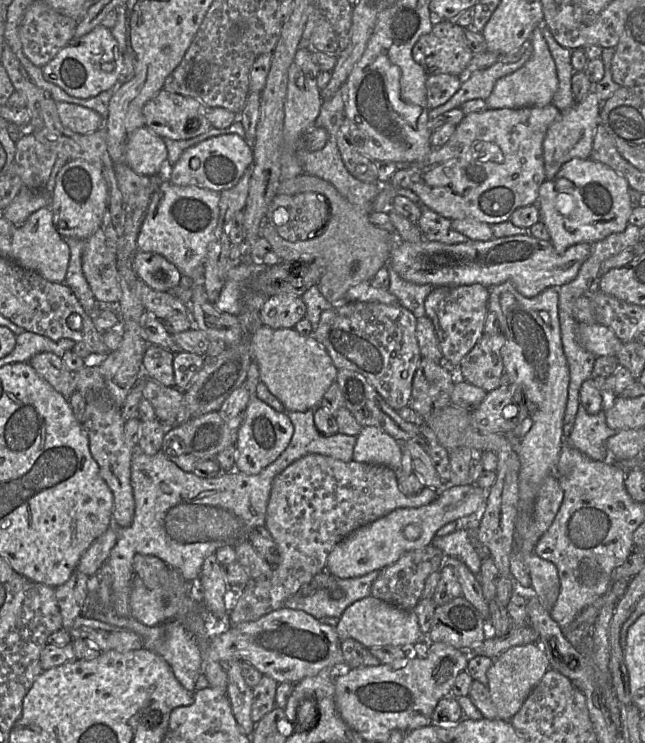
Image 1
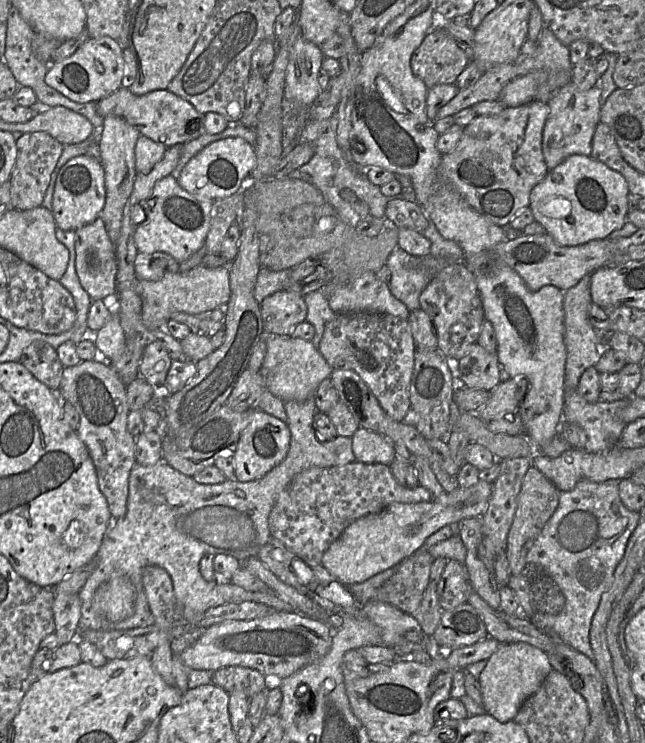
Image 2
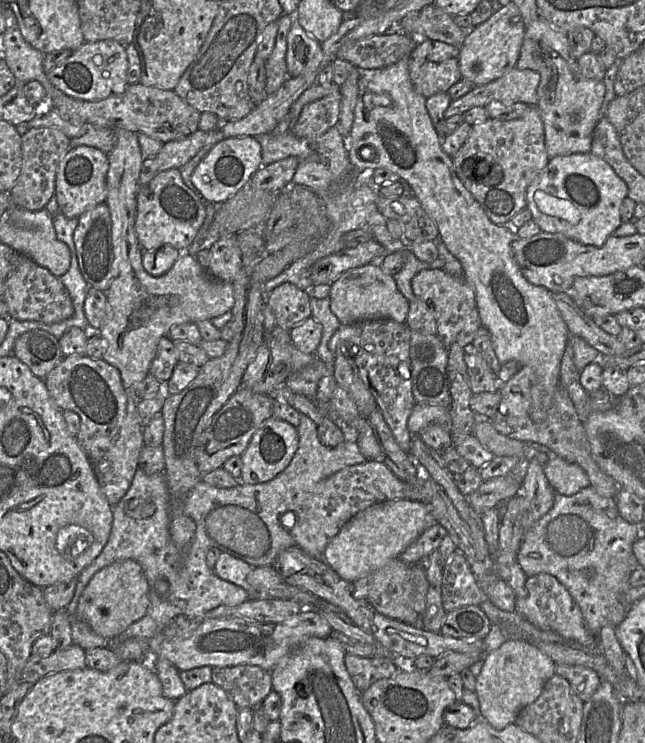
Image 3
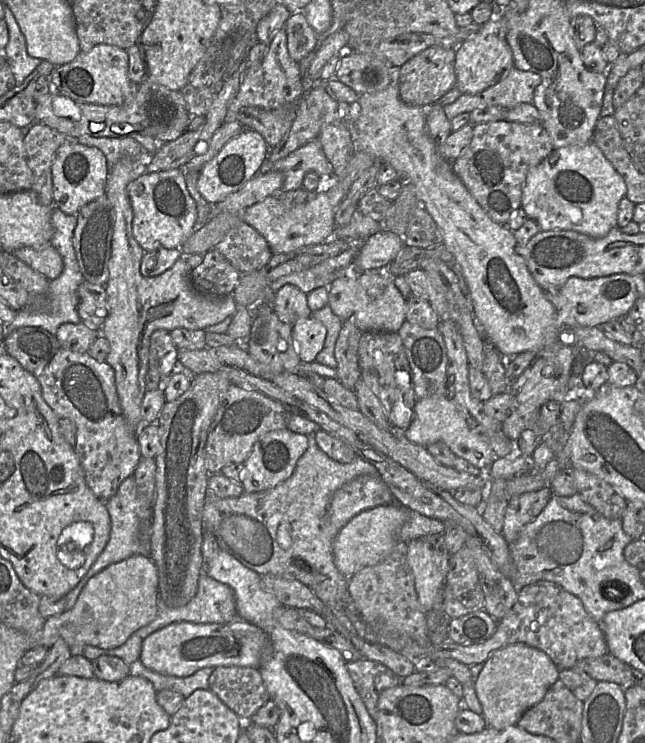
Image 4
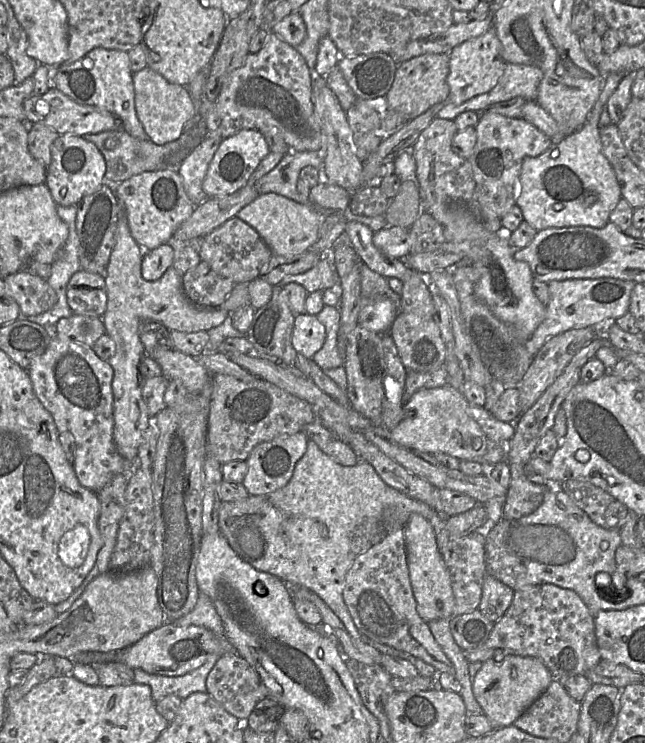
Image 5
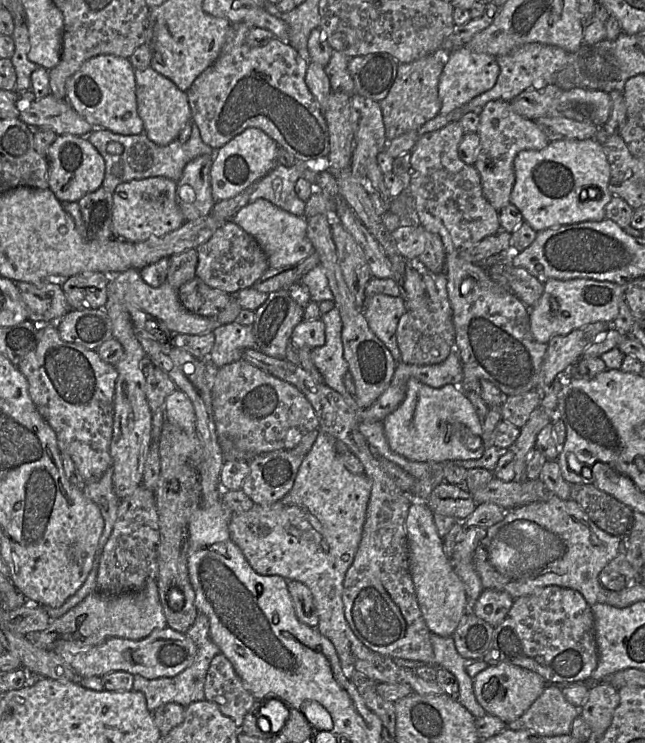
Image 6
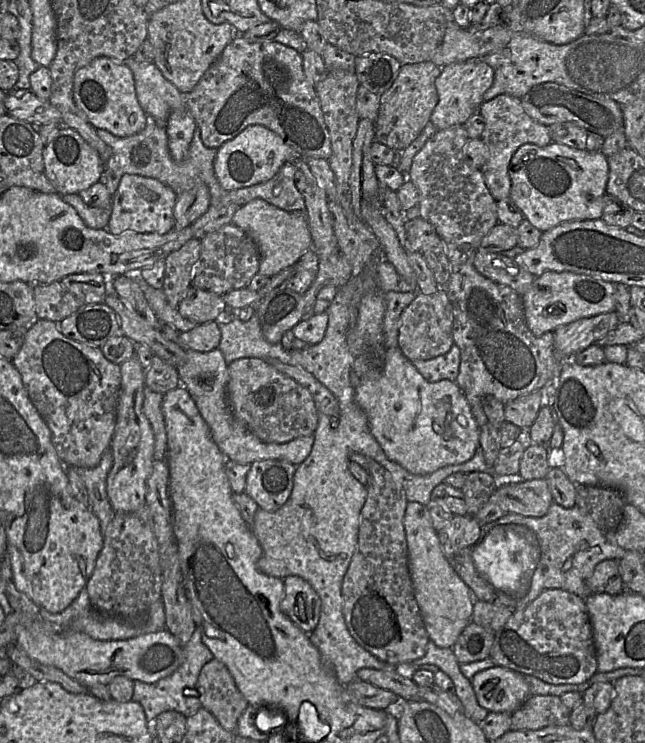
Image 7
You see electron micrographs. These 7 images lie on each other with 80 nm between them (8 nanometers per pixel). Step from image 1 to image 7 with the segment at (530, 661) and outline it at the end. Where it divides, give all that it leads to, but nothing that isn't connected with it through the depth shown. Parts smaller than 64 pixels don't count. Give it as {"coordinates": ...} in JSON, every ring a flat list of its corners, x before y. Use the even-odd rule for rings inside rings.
{"coordinates":[[502,666,480,671,470,681,479,705,489,712,513,714,532,696,525,675]]}

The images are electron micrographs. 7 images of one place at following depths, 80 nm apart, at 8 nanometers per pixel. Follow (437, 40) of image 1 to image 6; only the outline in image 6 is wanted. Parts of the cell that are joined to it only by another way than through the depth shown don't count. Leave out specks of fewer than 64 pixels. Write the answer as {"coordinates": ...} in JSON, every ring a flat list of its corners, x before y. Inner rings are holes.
{"coordinates":[[438,52,410,63,399,63,396,78,387,96,380,101,385,134,388,141,418,130,440,113,438,85,446,60]]}

